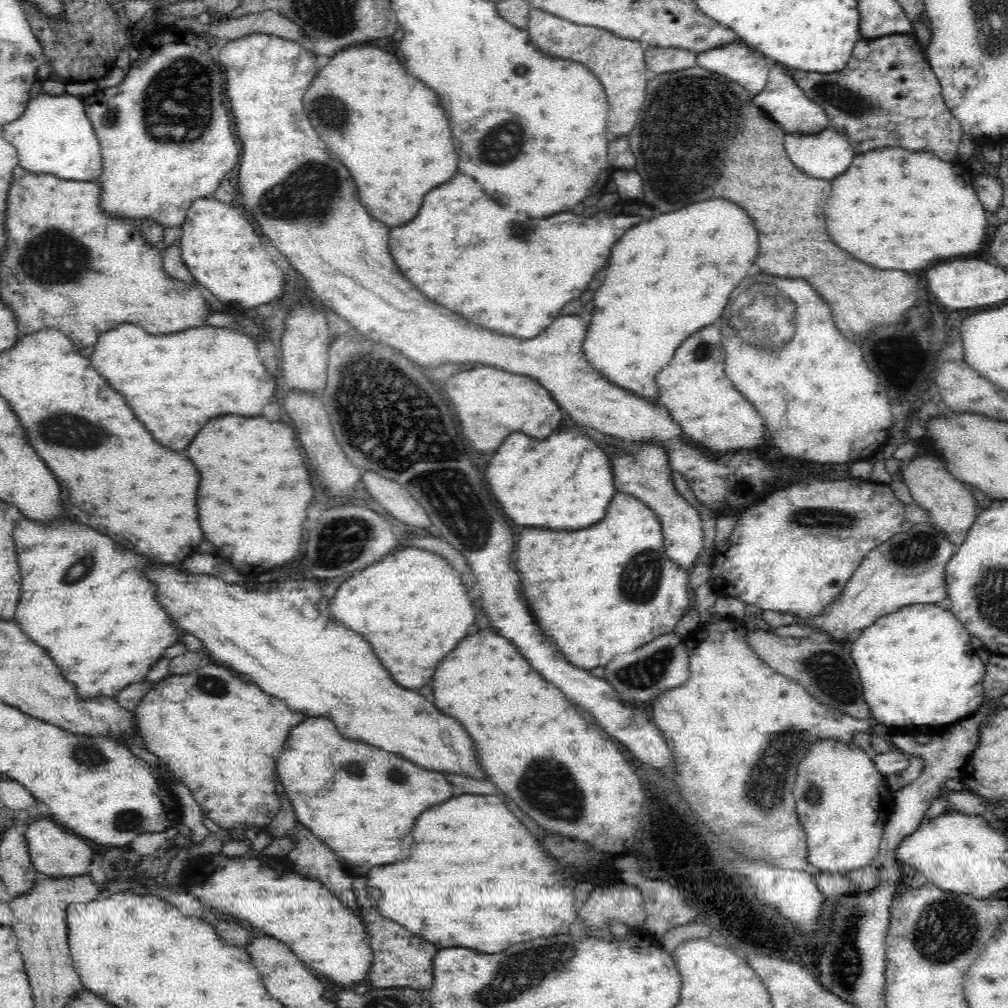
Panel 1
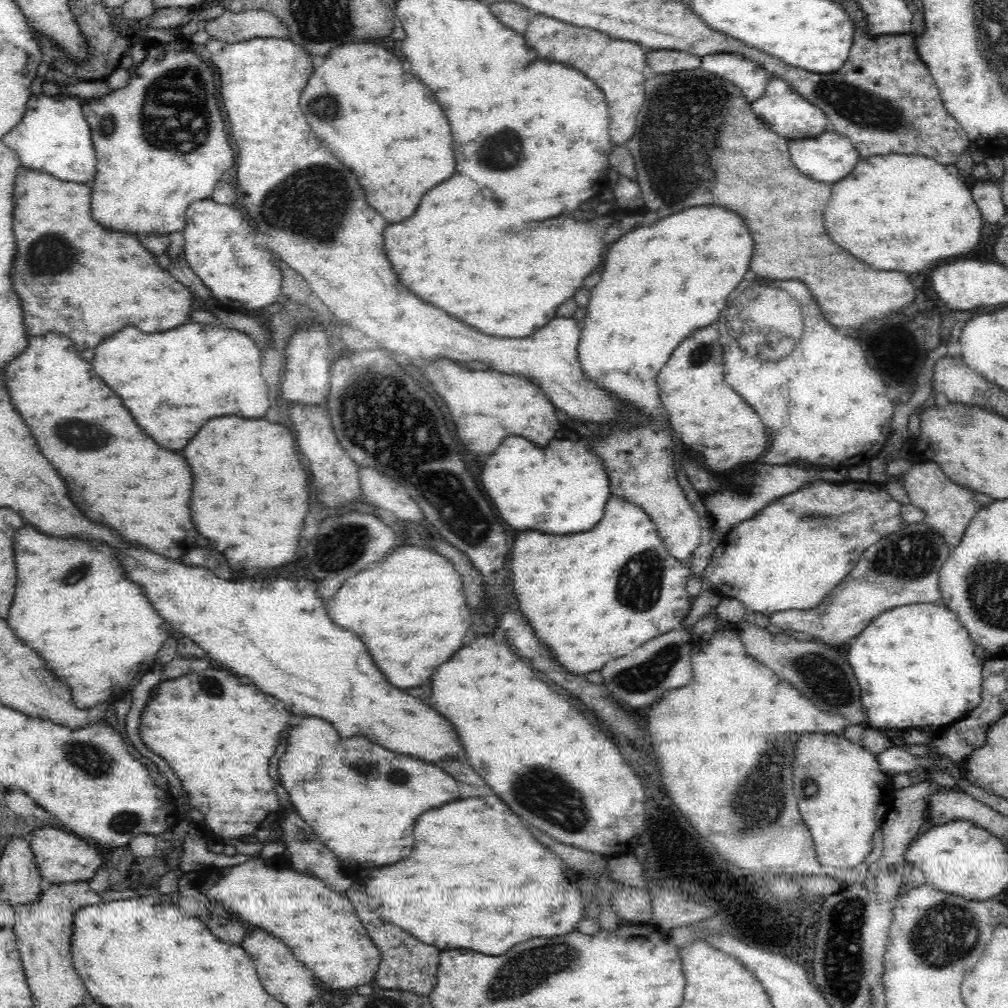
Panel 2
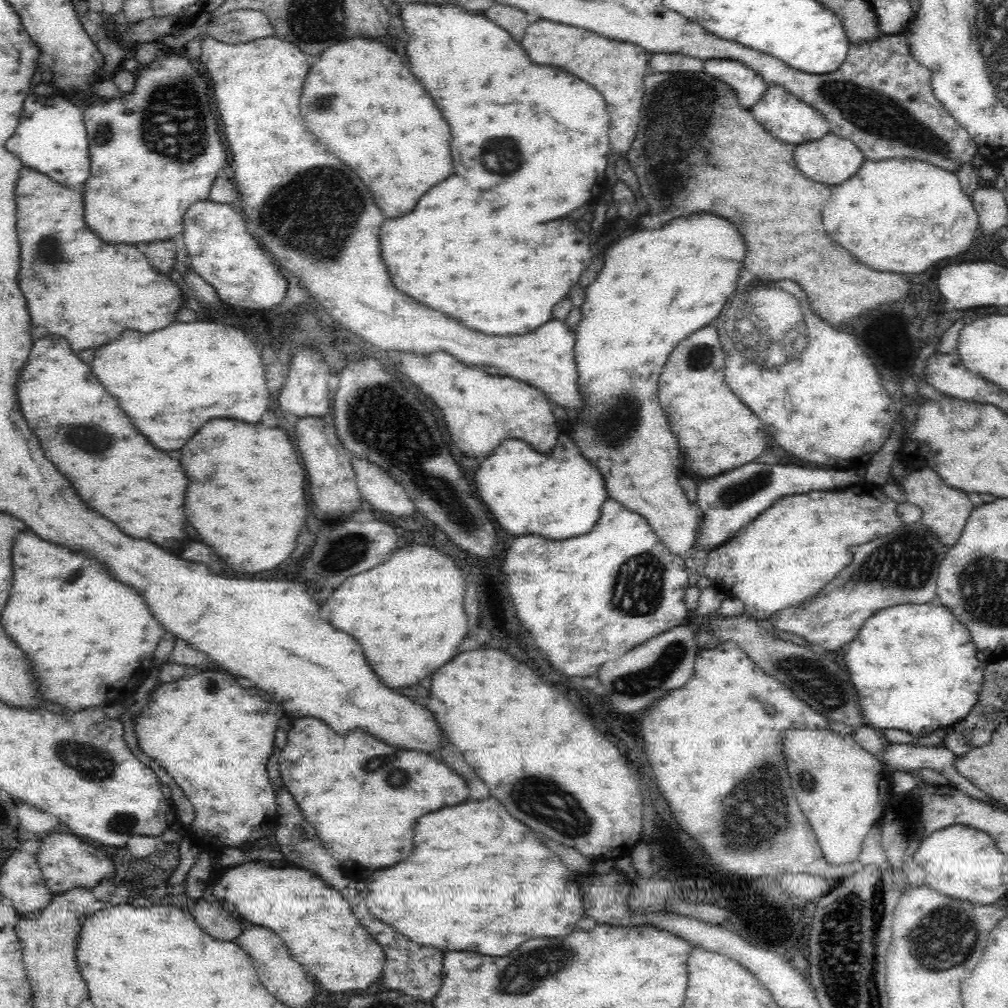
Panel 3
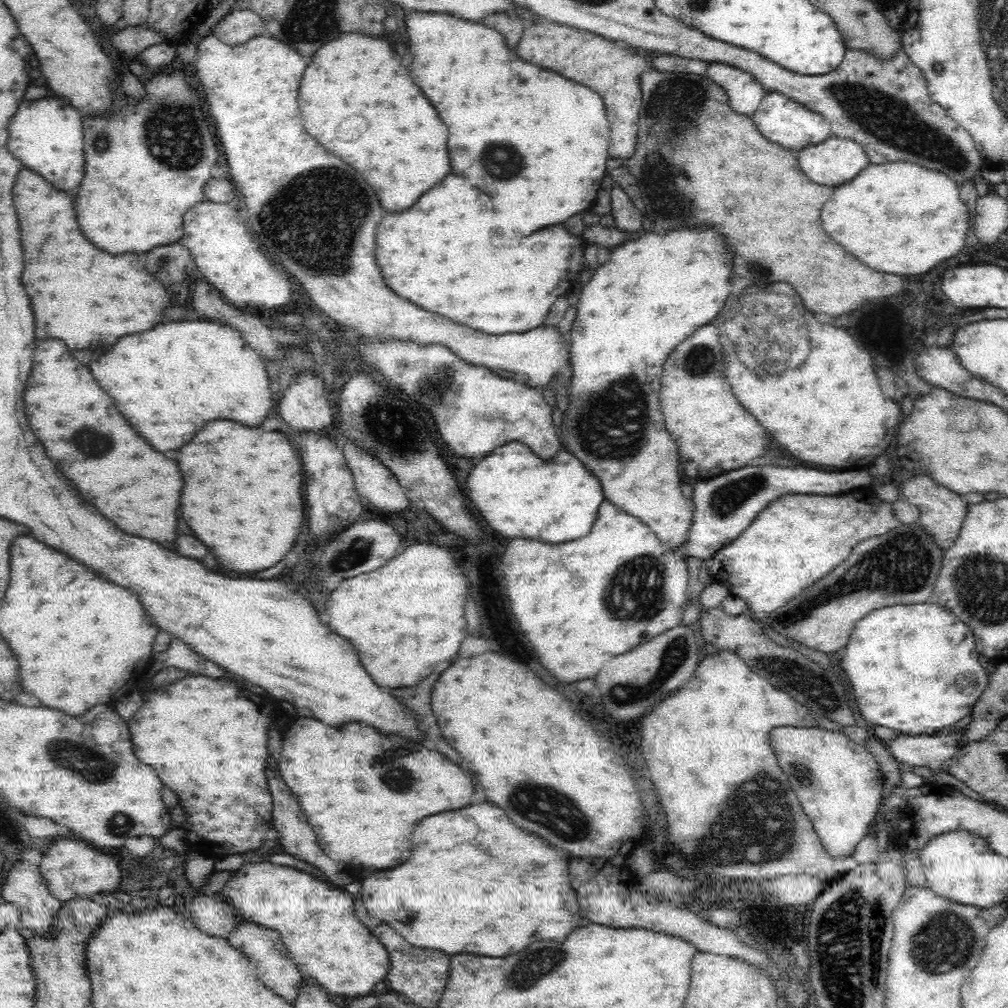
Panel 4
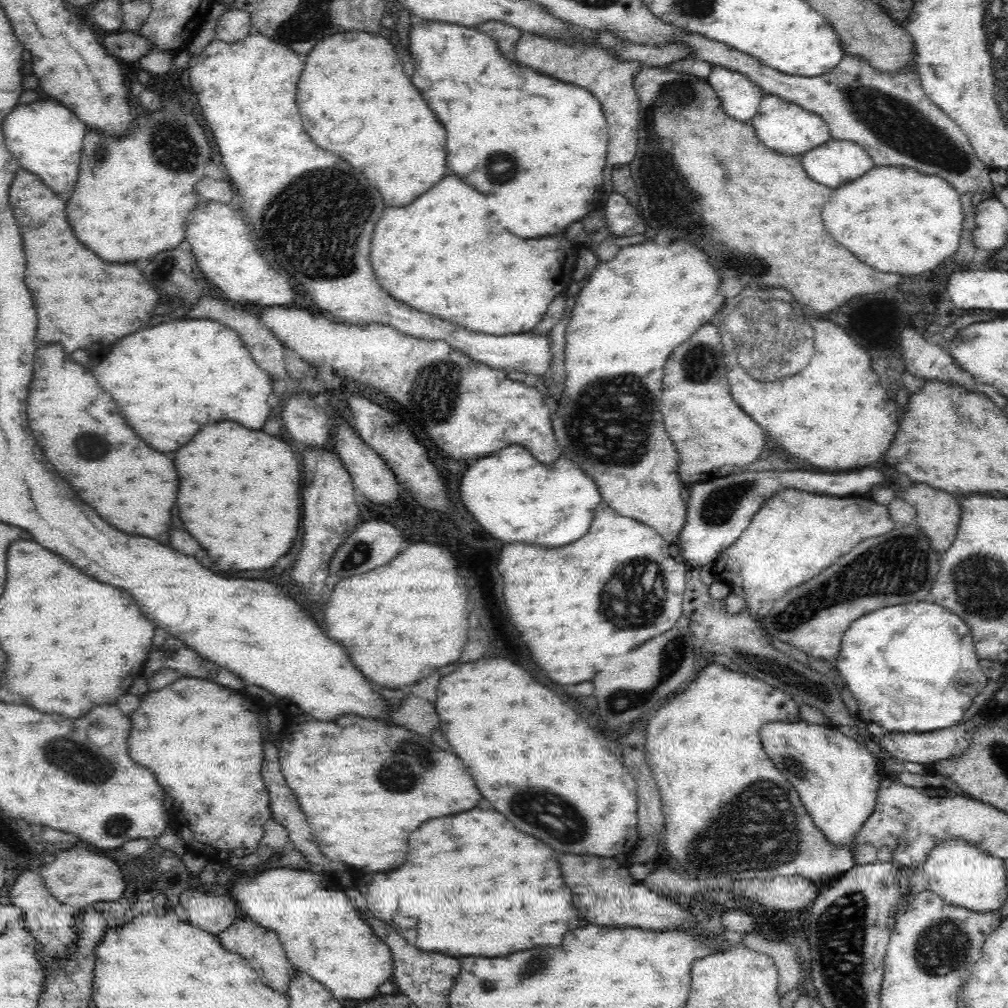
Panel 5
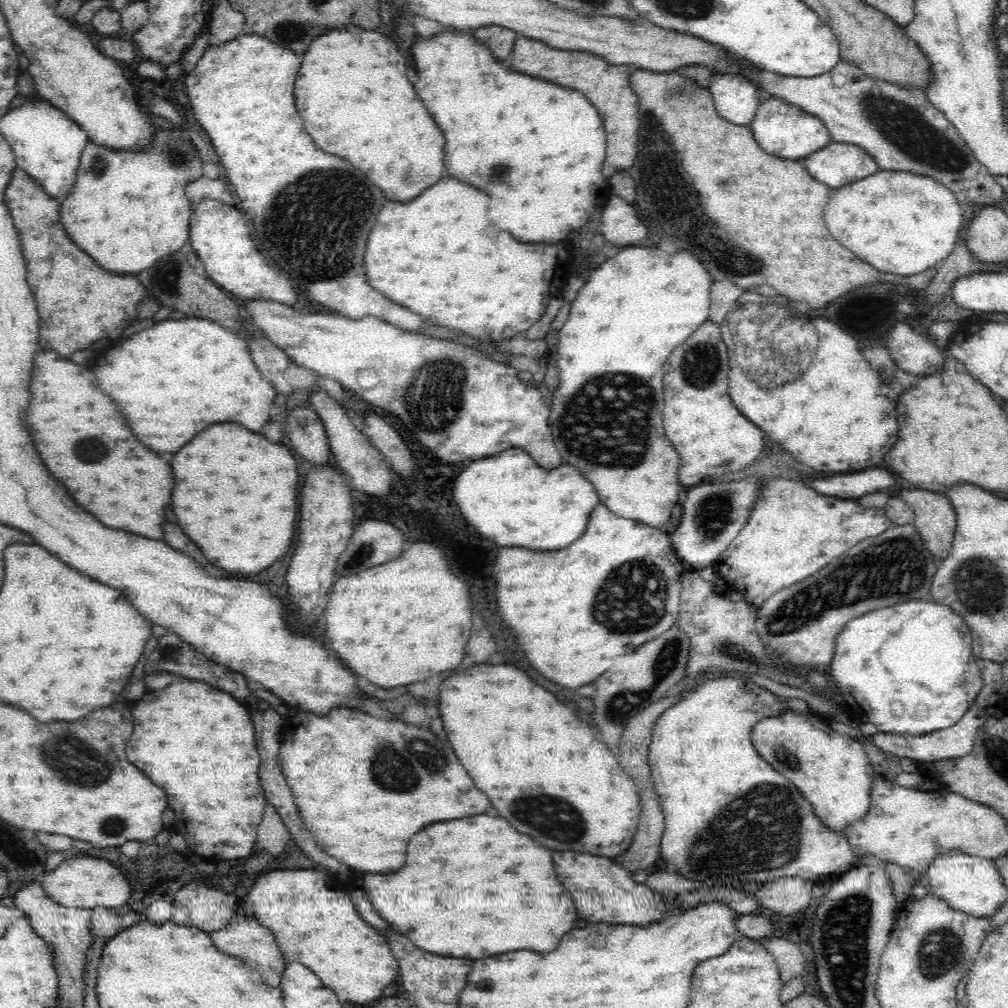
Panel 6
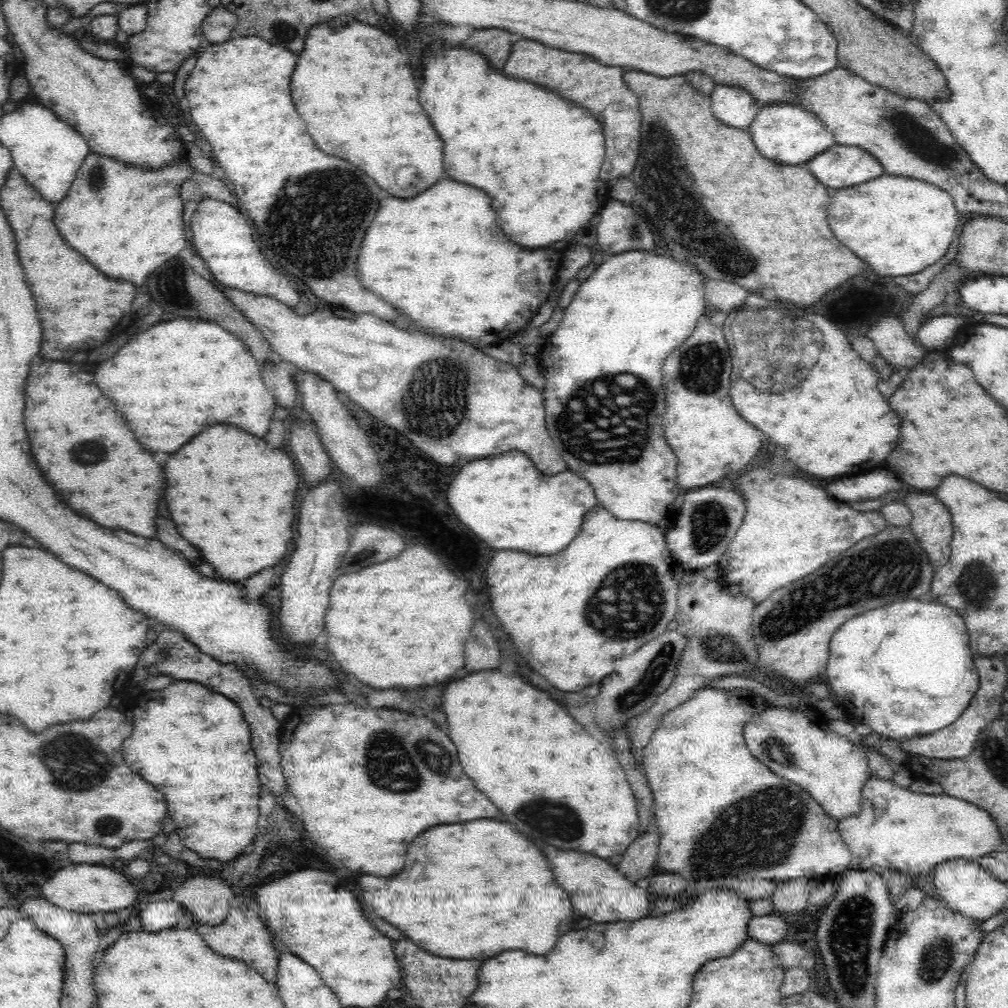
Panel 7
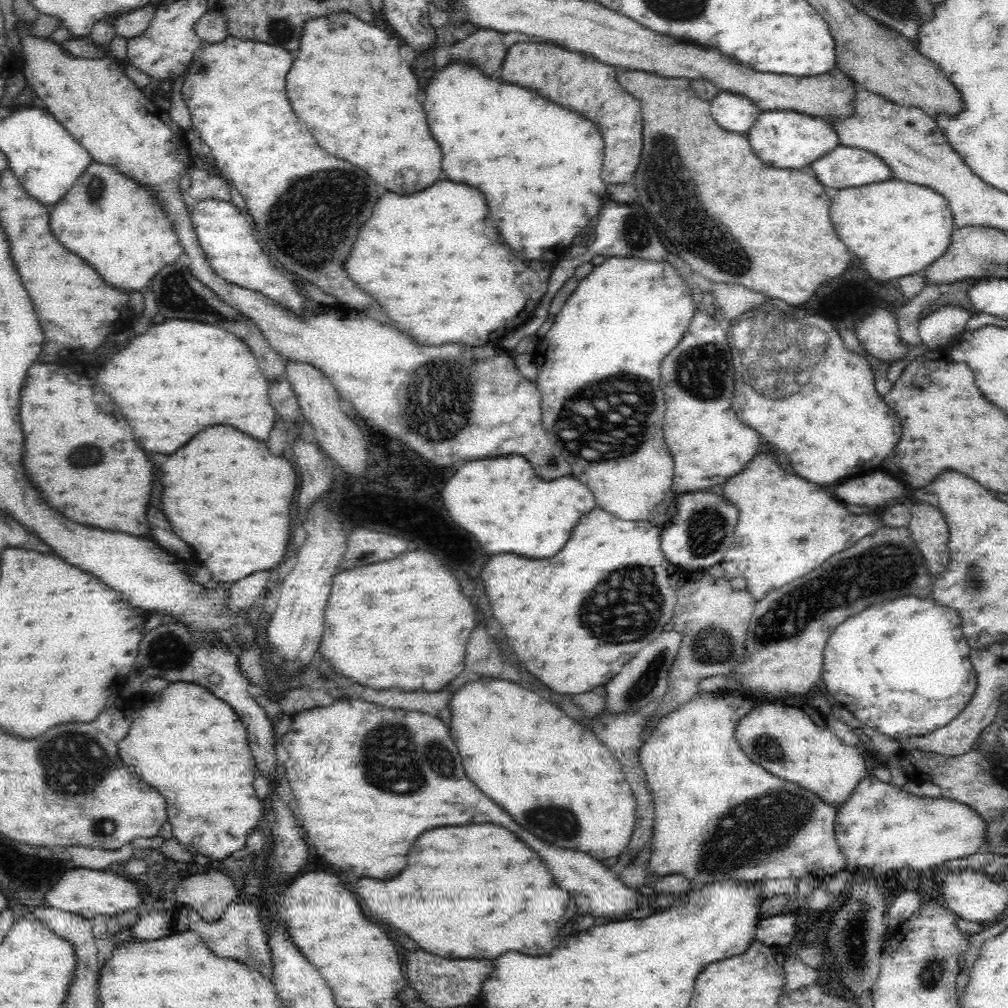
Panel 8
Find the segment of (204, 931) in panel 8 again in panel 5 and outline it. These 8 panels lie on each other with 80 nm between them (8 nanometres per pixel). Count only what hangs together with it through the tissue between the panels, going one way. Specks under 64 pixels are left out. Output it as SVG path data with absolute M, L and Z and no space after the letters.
M242 919L235 920L232 926L229 926L225 931L222 931L218 936L220 944L230 950L246 958L246 961L251 964L253 969L260 974L260 978L264 978L264 984L270 986L272 990L278 991L287 996L290 986L290 981L294 976L294 968L290 966L286 954L284 954L284 948L278 940L278 936L268 930L256 924L254 922L242 922Z

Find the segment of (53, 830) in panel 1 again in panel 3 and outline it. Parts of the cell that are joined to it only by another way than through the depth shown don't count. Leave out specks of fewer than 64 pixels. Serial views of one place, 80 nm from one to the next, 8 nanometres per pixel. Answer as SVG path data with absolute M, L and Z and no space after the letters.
M48 834L38 840L38 851L35 854L38 866L43 874L47 889L52 892L66 892L70 888L83 886L91 889L102 878L114 876L114 864L112 860L96 850L94 846L86 844L84 840L70 836L70 834Z

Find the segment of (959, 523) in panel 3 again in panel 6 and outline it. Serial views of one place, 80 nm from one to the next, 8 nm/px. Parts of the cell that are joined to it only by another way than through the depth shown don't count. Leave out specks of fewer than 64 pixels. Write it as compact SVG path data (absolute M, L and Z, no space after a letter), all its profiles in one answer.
M910 488L899 496L915 512L918 534L935 558L946 558L956 530L956 512L944 494Z

